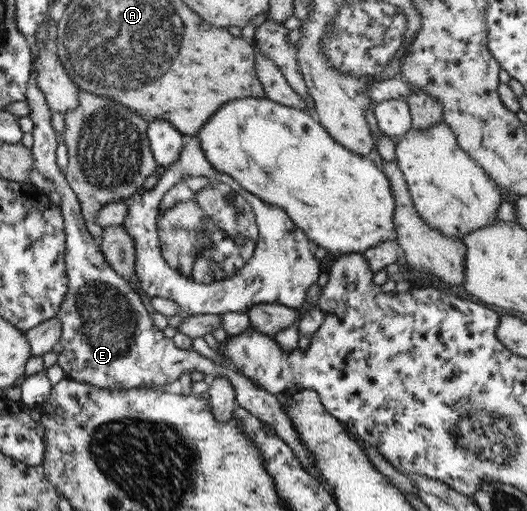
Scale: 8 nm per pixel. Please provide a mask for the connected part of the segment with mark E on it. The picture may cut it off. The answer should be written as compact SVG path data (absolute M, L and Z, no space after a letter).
M31 63L24 101L29 106L27 117L32 121L31 153L34 169L54 185L61 197L59 206L65 232L64 266L68 282L66 294L56 316L61 324L58 342L62 346L62 351L56 353L56 364L63 370L64 376L72 381L96 386L108 392L149 388L150 385L158 388L178 380L181 374L190 373L192 370L198 370L212 379L224 377L226 381L230 381L234 389L236 406L272 428L274 434L294 452L294 456L301 462L301 467L309 475L316 477L325 489L321 474L318 474L313 467L310 453L300 443L277 394L265 392L236 371L215 364L192 348L188 350L177 348L172 343L172 339L165 338L162 331L154 326L140 297L131 289L130 284L116 274L105 261L99 246L84 225L78 199L54 162L56 130L51 125L49 108L36 84L36 75L32 68L35 68L34 63Z

